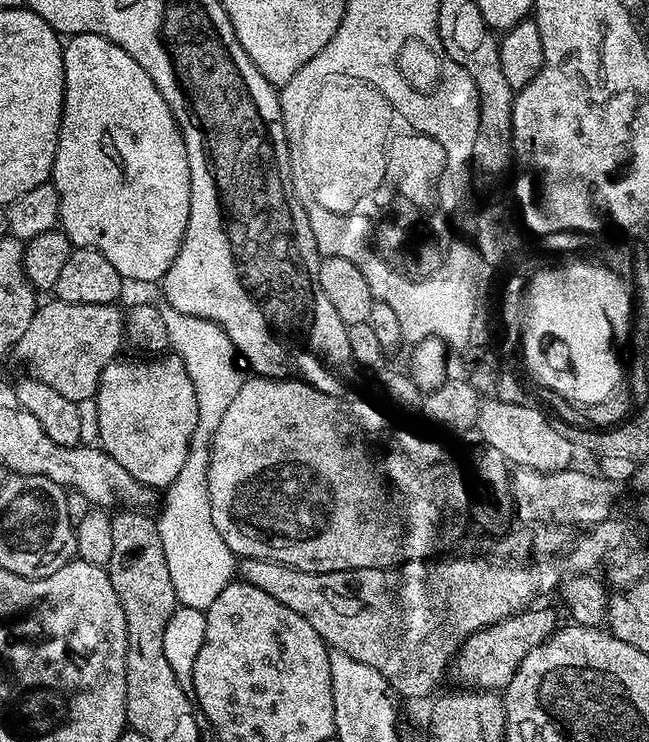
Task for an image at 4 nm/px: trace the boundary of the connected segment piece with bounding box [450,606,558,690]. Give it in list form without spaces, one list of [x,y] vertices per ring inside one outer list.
[[[533,606],[525,608],[518,615],[497,624],[486,626],[462,642],[462,646],[452,657],[451,675],[456,675],[457,685],[468,690],[503,690],[507,688],[522,658],[534,650],[543,640],[552,635],[558,627],[556,612],[552,608]]]

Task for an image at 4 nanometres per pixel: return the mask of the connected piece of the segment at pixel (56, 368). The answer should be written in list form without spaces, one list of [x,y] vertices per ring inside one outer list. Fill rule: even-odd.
[[[55,298],[49,300],[49,304],[41,303],[37,307],[26,334],[18,338],[14,349],[15,359],[20,359],[28,367],[25,369],[35,380],[54,386],[64,398],[77,402],[93,399],[100,388],[102,370],[106,370],[108,363],[121,355],[120,343],[123,345],[126,340],[124,312],[116,304],[75,304]]]

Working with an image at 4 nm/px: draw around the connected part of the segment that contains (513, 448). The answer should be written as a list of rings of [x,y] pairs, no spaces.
[[[481,399],[475,431],[480,432],[487,447],[498,450],[516,468],[554,472],[567,469],[573,462],[574,445],[563,431],[559,432],[535,406],[518,406],[514,402]]]

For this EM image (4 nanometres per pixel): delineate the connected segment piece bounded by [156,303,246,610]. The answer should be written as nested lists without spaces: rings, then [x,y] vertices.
[[[159,305],[162,319],[166,322],[169,349],[178,358],[184,360],[186,374],[190,374],[190,382],[194,382],[194,394],[198,398],[198,426],[194,426],[194,434],[190,434],[190,446],[186,454],[186,462],[182,462],[182,470],[178,470],[178,478],[168,485],[164,496],[164,509],[156,520],[158,534],[162,538],[162,550],[166,550],[166,566],[170,566],[170,582],[174,582],[174,594],[177,601],[186,608],[207,610],[210,602],[222,594],[222,590],[233,583],[238,572],[238,560],[233,556],[230,546],[222,542],[222,534],[214,527],[214,518],[210,518],[210,490],[208,489],[208,471],[210,470],[210,450],[214,442],[214,434],[218,430],[222,417],[230,406],[230,401],[242,390],[246,376],[240,373],[238,353],[230,342],[226,330],[212,320],[198,318],[194,314],[182,314],[182,310],[174,310],[170,305]]]

